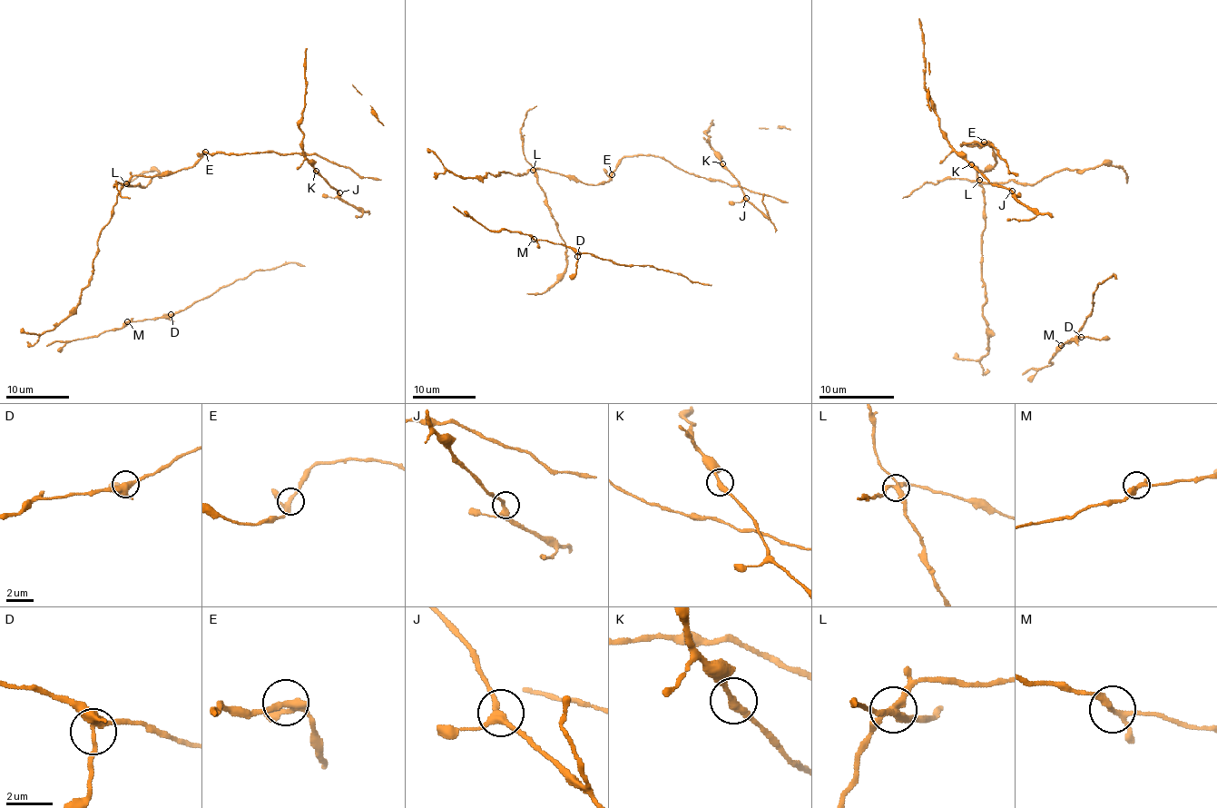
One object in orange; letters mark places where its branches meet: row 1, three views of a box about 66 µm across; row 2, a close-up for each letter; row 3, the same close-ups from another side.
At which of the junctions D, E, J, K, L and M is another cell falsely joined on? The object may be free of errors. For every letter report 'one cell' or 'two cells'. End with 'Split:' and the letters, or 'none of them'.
D: one cell
E: one cell
J: one cell
K: one cell
L: two cells
M: one cell
Split: L

